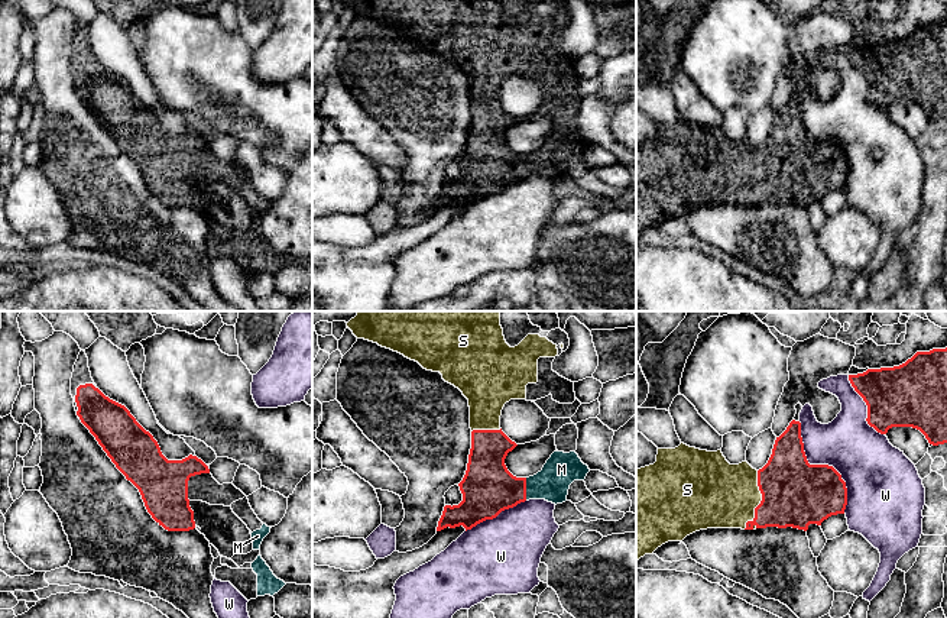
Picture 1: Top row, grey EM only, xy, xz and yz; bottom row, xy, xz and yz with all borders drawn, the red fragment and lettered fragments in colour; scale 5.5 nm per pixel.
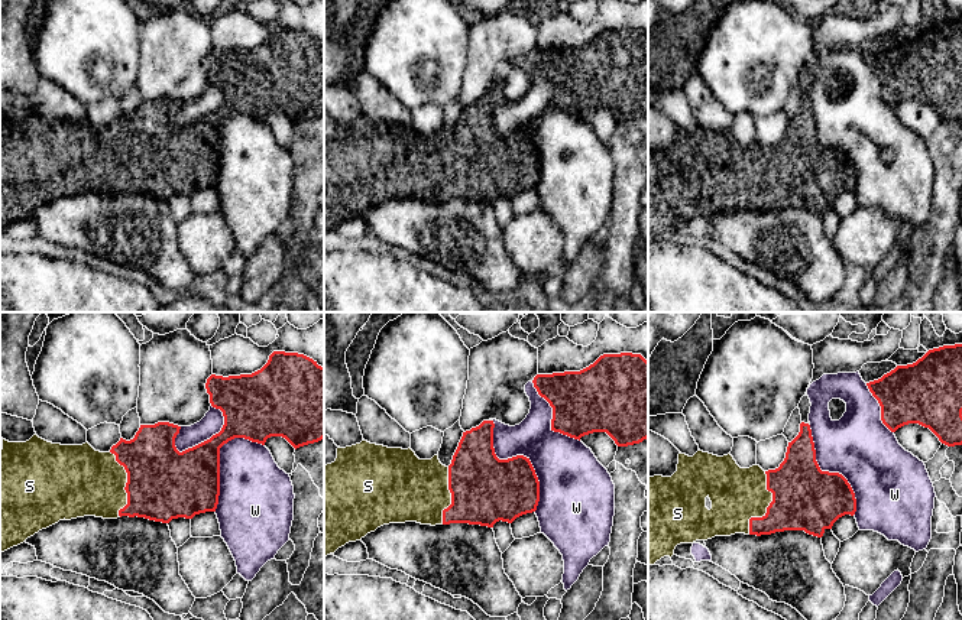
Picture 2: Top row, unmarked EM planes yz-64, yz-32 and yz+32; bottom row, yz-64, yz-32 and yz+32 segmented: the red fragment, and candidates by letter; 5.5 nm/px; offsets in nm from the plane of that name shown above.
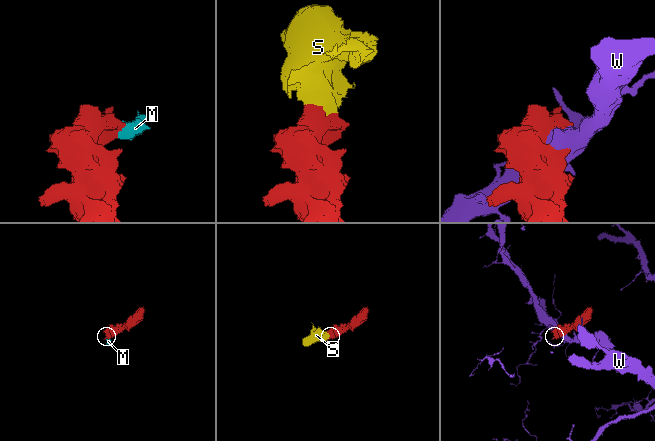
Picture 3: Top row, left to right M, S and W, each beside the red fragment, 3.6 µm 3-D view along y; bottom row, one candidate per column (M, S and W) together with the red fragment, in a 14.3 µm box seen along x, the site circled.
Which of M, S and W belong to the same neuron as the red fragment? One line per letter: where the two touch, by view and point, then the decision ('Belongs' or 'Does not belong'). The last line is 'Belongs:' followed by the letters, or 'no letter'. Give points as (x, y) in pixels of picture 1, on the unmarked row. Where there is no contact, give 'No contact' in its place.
M: Touches red at xz (525, 165). Belongs
S: Touches red at yz (761, 177). Belongs
W: Touches red at yz (823, 141). Does not belong
Belongs: M, S

